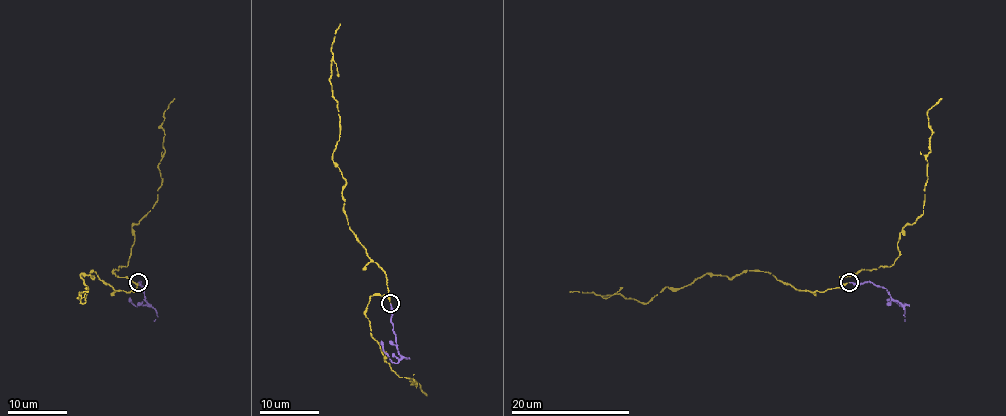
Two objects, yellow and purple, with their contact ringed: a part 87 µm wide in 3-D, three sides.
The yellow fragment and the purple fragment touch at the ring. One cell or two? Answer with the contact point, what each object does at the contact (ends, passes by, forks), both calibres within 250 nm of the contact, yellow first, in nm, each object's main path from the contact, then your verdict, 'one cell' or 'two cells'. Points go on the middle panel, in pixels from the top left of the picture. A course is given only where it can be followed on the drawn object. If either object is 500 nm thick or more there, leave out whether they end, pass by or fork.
(390, 303) | yellow passes by | purple ends | 130/200 nm | yellow via (390, 303), (385, 273), (347, 221), (345, 179), (332, 159), (339, 119), (329, 77), (330, 49), (339, 24) | purple via (390, 304), (400, 356), (396, 363), (384, 351), (381, 341) | one cell

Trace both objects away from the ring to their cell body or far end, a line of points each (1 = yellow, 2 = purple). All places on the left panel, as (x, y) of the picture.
1: (138, 282), (133, 291), (114, 290), (92, 271), (93, 278), (80, 275), (83, 303), (77, 297), (87, 291)
2: (138, 282), (144, 287), (148, 305), (136, 306), (129, 299)

